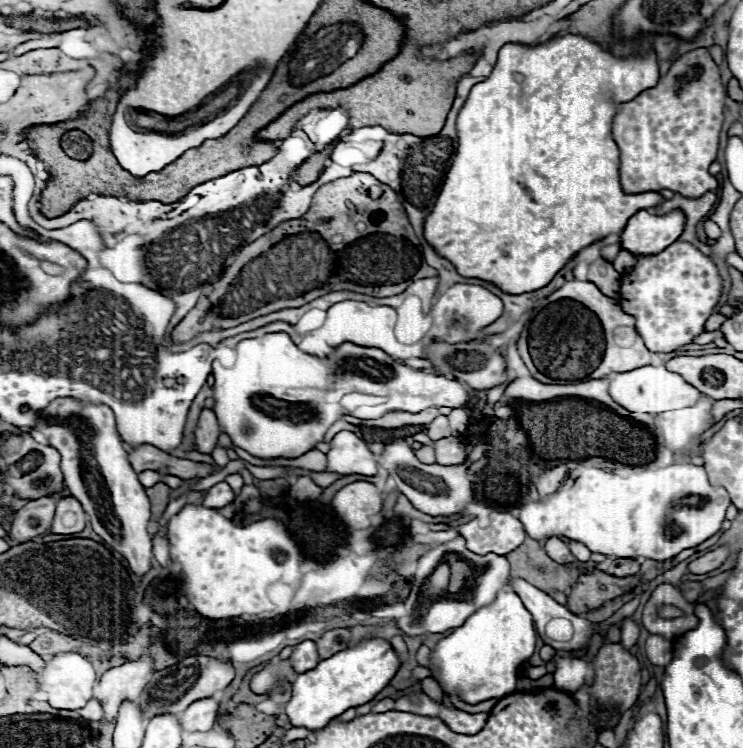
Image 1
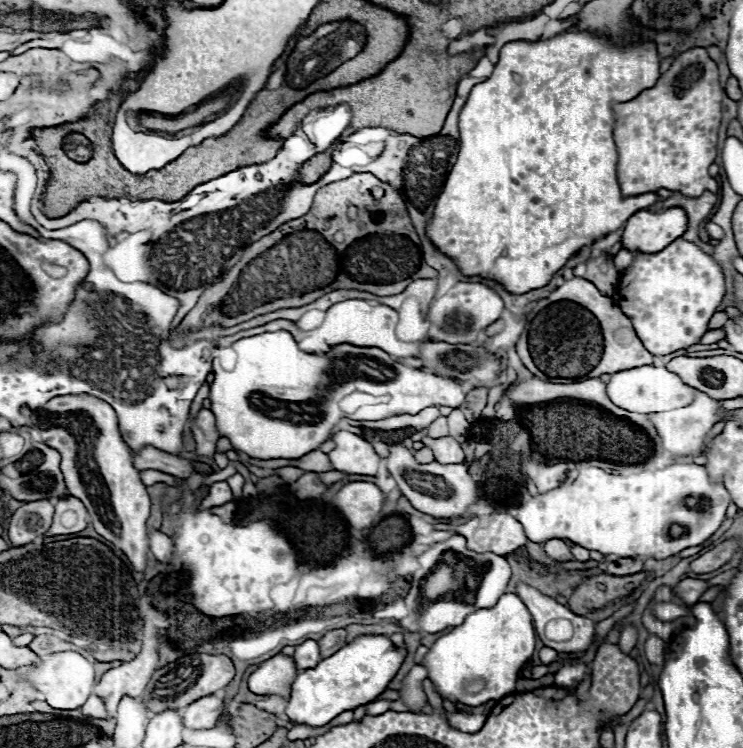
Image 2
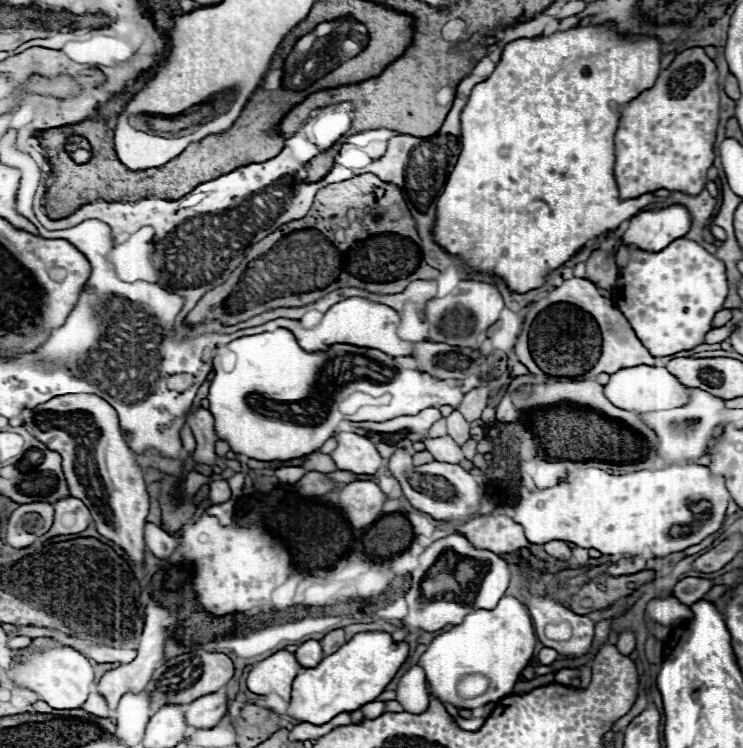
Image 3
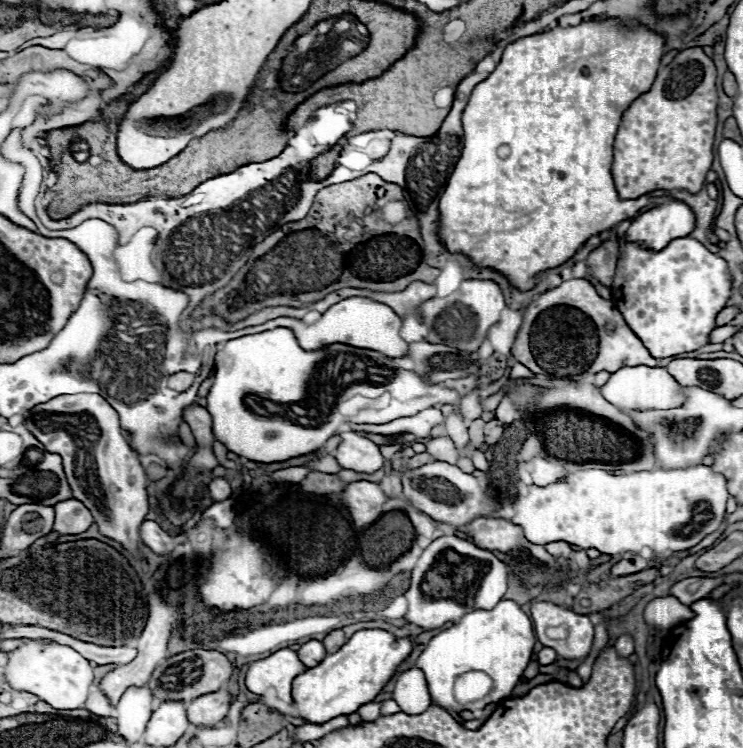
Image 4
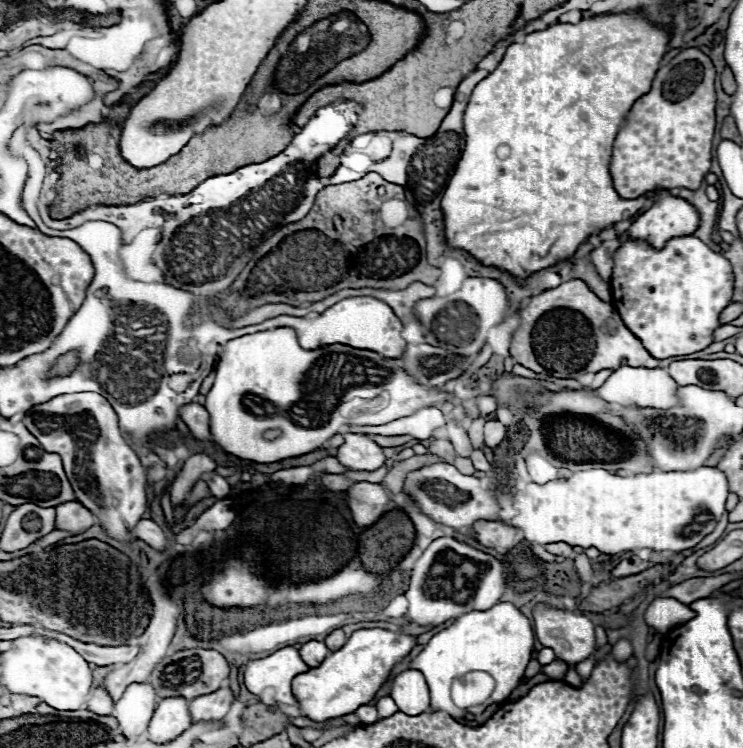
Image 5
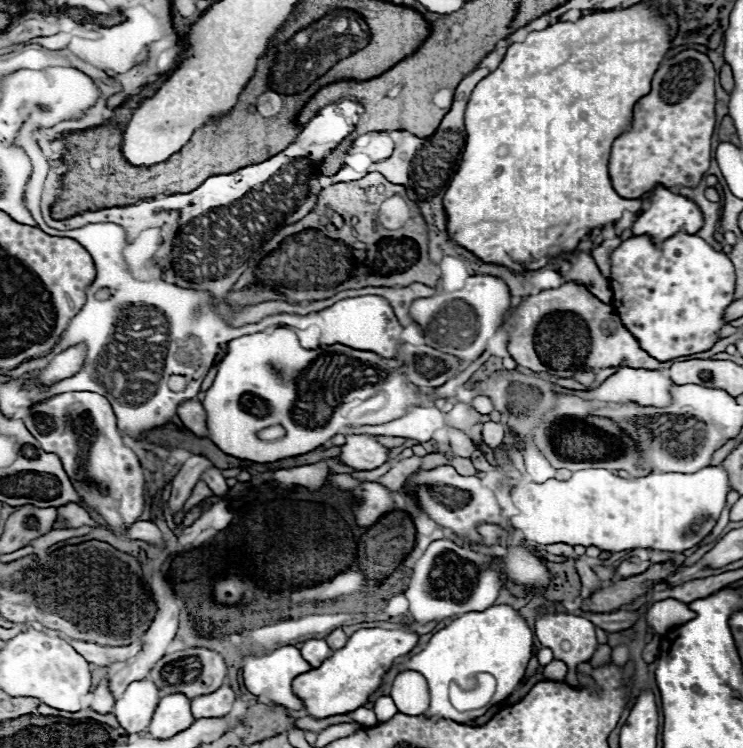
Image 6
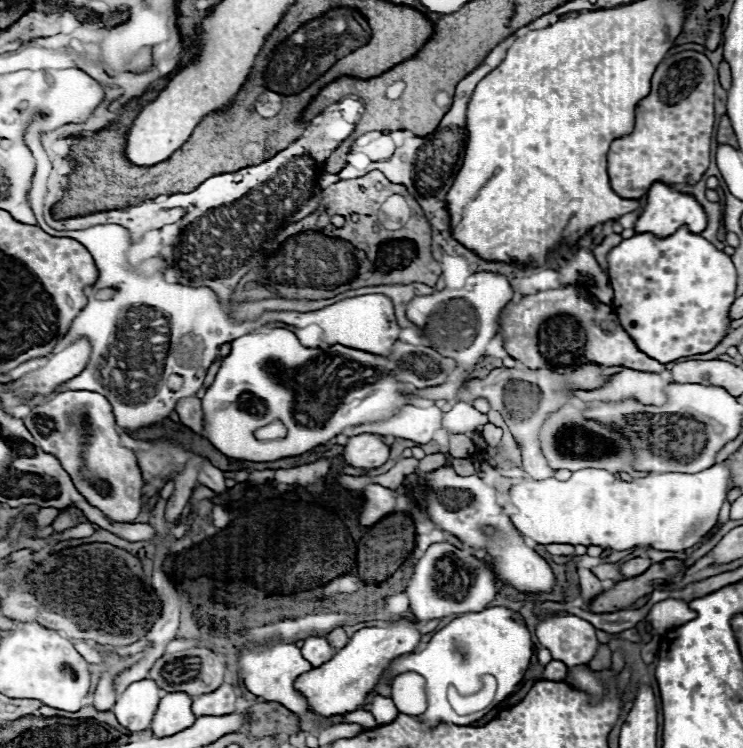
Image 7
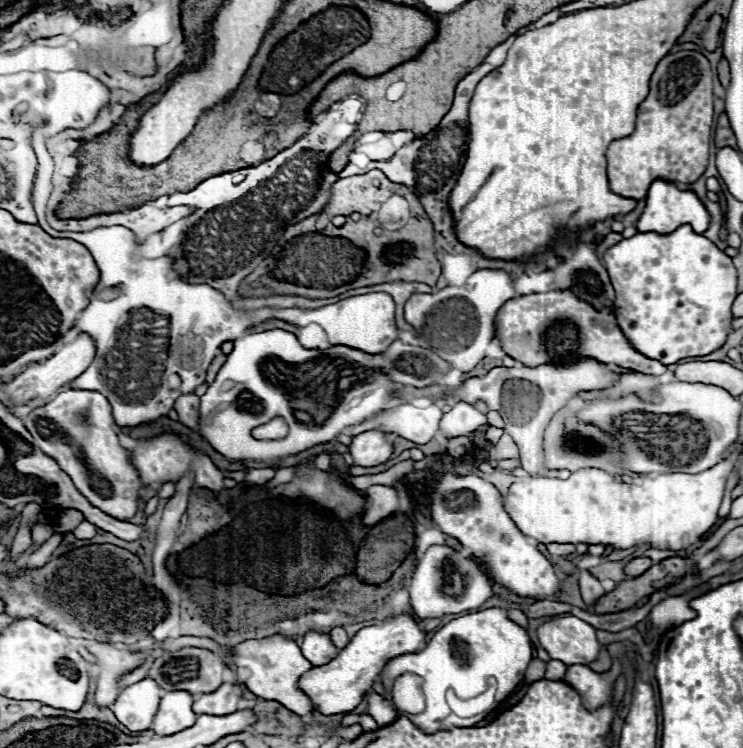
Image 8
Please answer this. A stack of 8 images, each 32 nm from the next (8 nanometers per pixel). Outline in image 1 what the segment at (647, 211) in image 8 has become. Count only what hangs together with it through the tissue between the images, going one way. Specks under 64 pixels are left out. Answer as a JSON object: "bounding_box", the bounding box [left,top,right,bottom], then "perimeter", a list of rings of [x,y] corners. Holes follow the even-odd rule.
{"bounding_box":[620,210,684,256],"perimeter":[[[640,210],[628,220],[624,232],[620,234],[620,246],[634,256],[652,256],[676,242],[682,230],[684,216],[678,210],[664,216]]]}

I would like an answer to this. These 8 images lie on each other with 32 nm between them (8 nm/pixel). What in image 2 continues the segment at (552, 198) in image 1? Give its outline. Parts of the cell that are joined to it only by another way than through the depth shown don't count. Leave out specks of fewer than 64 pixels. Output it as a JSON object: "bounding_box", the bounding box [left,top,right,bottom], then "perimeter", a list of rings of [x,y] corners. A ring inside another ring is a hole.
{"bounding_box":[426,32,660,292],"perimeter":[[[566,32],[566,34],[556,34],[548,40],[538,40],[538,42],[508,42],[500,50],[500,60],[492,72],[490,78],[486,78],[482,84],[476,84],[460,112],[458,118],[458,130],[460,130],[460,150],[456,156],[456,162],[444,182],[444,188],[438,196],[434,216],[428,220],[426,236],[428,240],[446,256],[450,256],[458,270],[464,276],[482,276],[488,280],[494,280],[504,286],[508,292],[530,292],[536,288],[542,288],[550,282],[550,278],[586,244],[616,232],[624,226],[624,222],[636,214],[638,210],[644,210],[652,204],[658,202],[658,194],[646,192],[638,196],[622,196],[618,178],[616,178],[616,164],[618,164],[618,152],[616,144],[612,140],[612,130],[614,130],[614,114],[612,114],[612,104],[622,104],[634,100],[642,90],[652,88],[660,76],[658,72],[658,52],[654,42],[646,44],[632,44],[618,48],[606,38],[592,36],[588,32]]]}

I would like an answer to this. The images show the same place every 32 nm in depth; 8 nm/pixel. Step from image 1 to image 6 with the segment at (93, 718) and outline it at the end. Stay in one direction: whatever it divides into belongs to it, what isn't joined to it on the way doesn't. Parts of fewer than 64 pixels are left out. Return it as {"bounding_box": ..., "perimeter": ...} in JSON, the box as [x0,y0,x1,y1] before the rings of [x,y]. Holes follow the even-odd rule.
{"bounding_box":[90,678,114,714],"perimeter":[[[104,678],[100,682],[100,686],[92,692],[92,702],[90,702],[90,708],[98,714],[110,714],[112,708],[114,708],[114,698],[108,690],[108,680]]]}

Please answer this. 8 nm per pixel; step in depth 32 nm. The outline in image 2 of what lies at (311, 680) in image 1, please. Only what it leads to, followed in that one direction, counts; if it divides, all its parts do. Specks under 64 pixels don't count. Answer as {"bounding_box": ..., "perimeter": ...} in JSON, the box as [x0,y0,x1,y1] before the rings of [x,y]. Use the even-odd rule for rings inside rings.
{"bounding_box":[286,636,406,728],"perimeter":[[[360,636],[330,658],[324,658],[316,668],[304,670],[292,684],[292,696],[286,706],[286,714],[294,724],[306,724],[312,728],[326,726],[332,718],[346,710],[354,710],[362,704],[376,700],[396,676],[404,662],[406,650],[398,650],[386,636]]]}

